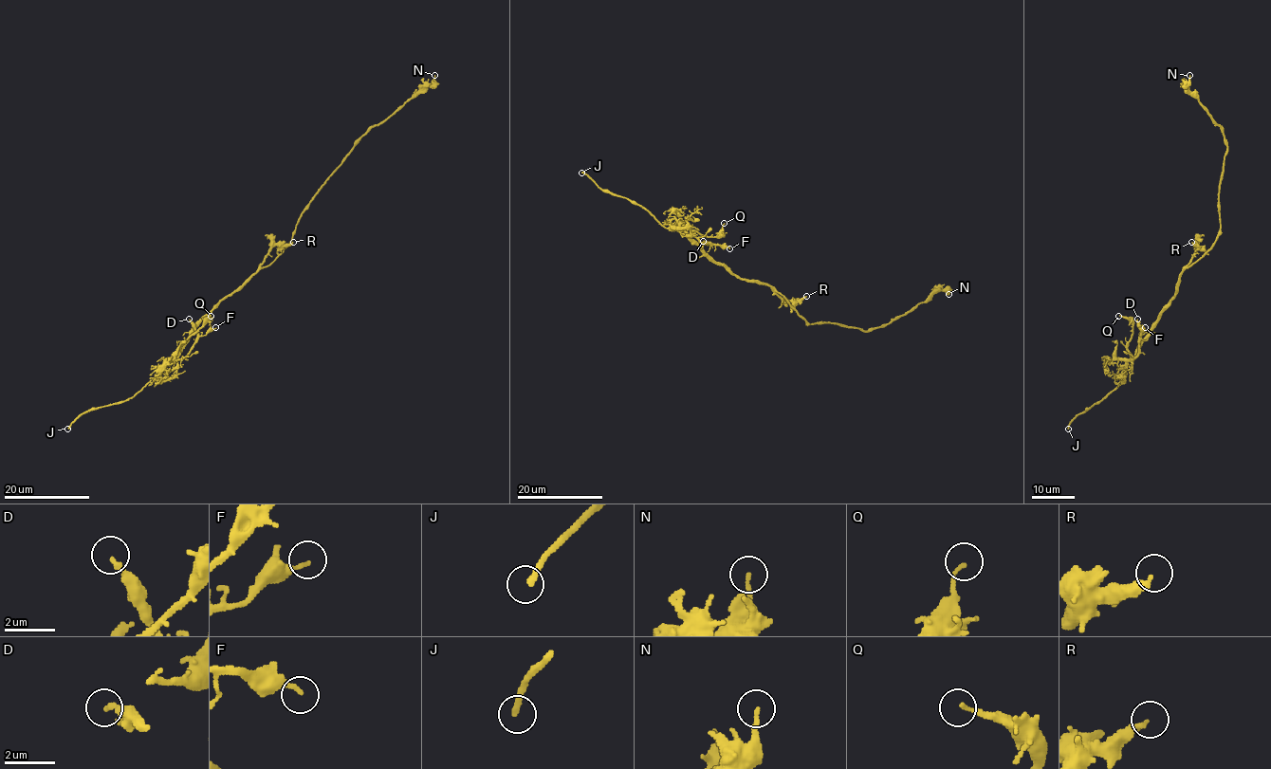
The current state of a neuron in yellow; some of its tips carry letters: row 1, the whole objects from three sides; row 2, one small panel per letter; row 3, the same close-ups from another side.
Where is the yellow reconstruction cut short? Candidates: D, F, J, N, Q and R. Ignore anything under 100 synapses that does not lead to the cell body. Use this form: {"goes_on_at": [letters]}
{"goes_on_at": ["J"]}

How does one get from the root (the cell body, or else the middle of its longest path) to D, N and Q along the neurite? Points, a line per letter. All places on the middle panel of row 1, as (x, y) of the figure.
D: (774, 290), (768, 285), (731, 274), (690, 238), (696, 237), (702, 242), (710, 243), (703, 241)
N: (774, 290), (809, 323), (837, 322), (864, 331), (883, 327), (909, 313), (937, 291), (948, 294)
Q: (774, 290), (768, 285), (731, 274), (690, 238), (692, 231), (715, 237), (724, 223)

